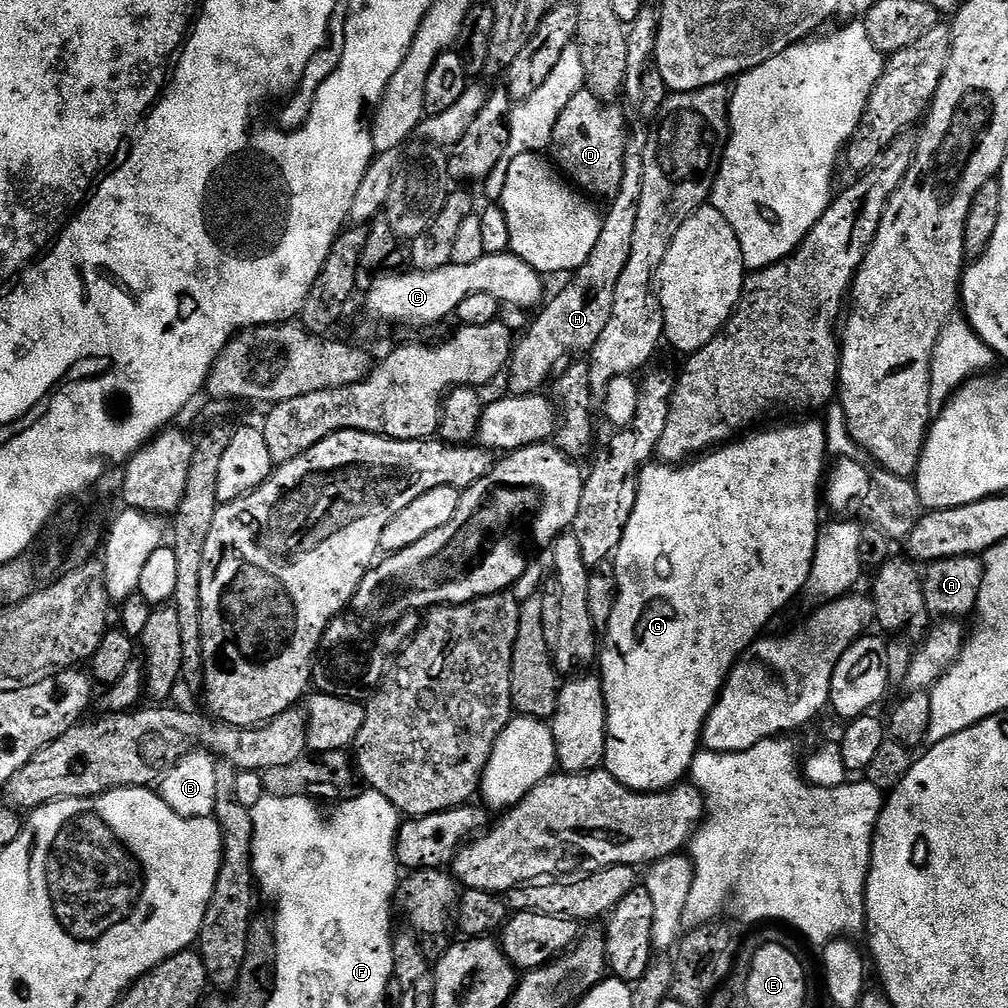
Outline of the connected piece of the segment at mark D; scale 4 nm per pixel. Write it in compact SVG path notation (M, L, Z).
M582 90L574 94L574 98L566 102L562 114L558 114L558 122L552 131L551 159L579 191L597 201L610 202L622 190L628 131L625 109L619 103L602 101L595 93Z

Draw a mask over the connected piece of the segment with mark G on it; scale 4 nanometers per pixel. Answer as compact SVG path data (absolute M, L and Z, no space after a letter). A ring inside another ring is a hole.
M804 418L801 424L784 424L781 428L768 428L765 432L753 431L753 436L733 439L731 442L679 466L663 462L649 462L640 469L640 485L622 542L614 553L616 601L610 623L602 632L602 647L598 652L598 675L604 687L606 706L606 750L603 771L613 776L619 784L635 792L666 792L676 787L689 775L692 760L704 732L704 723L710 714L728 674L740 653L760 639L764 628L796 595L807 589L810 570L814 562L816 539L822 527L822 481L826 476L824 456L829 455L828 437L816 418Z

